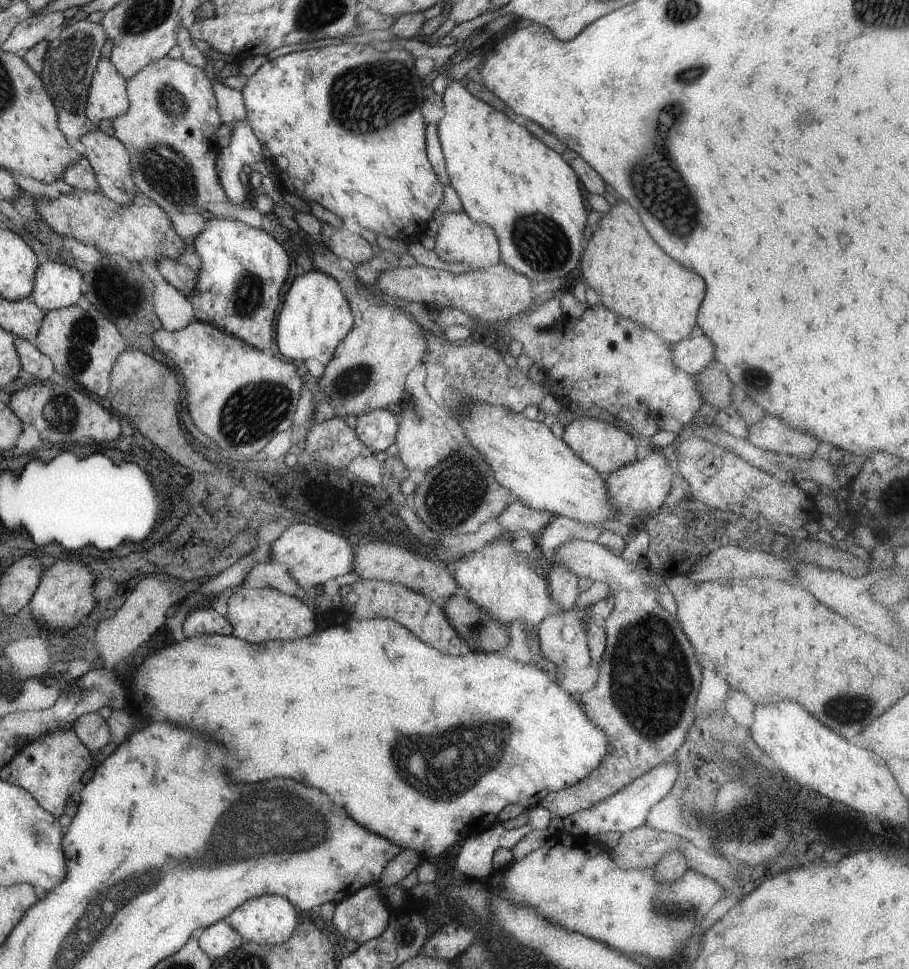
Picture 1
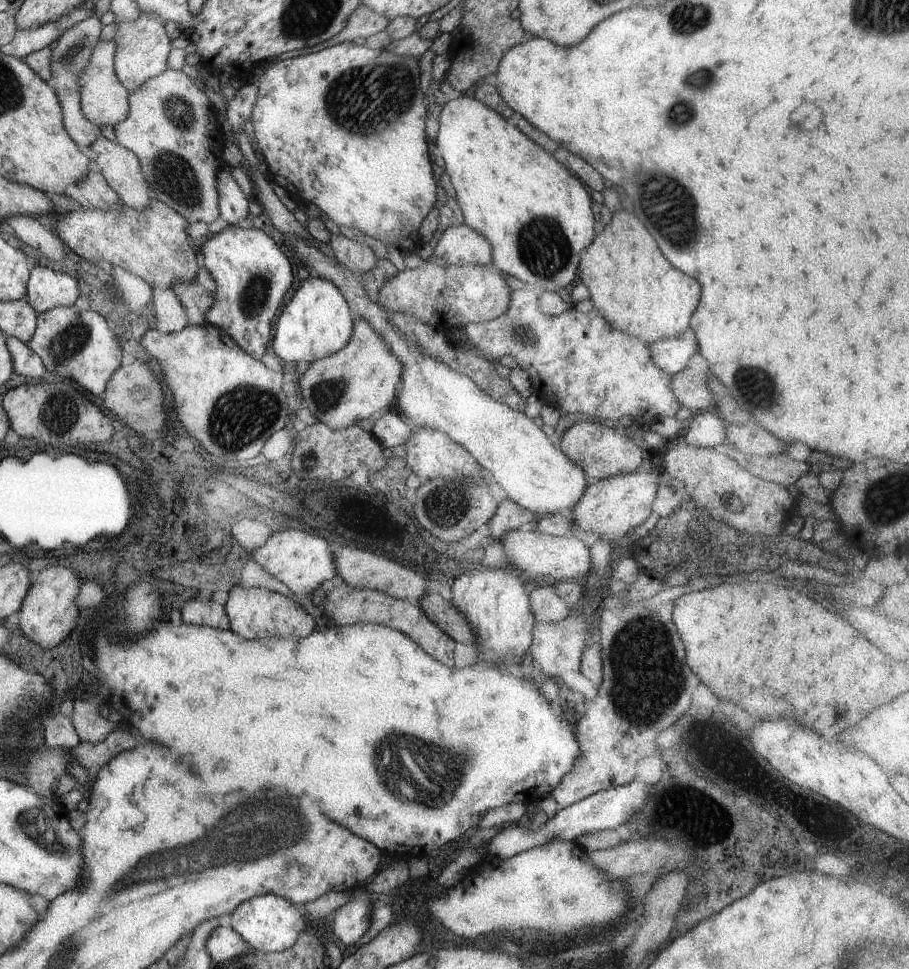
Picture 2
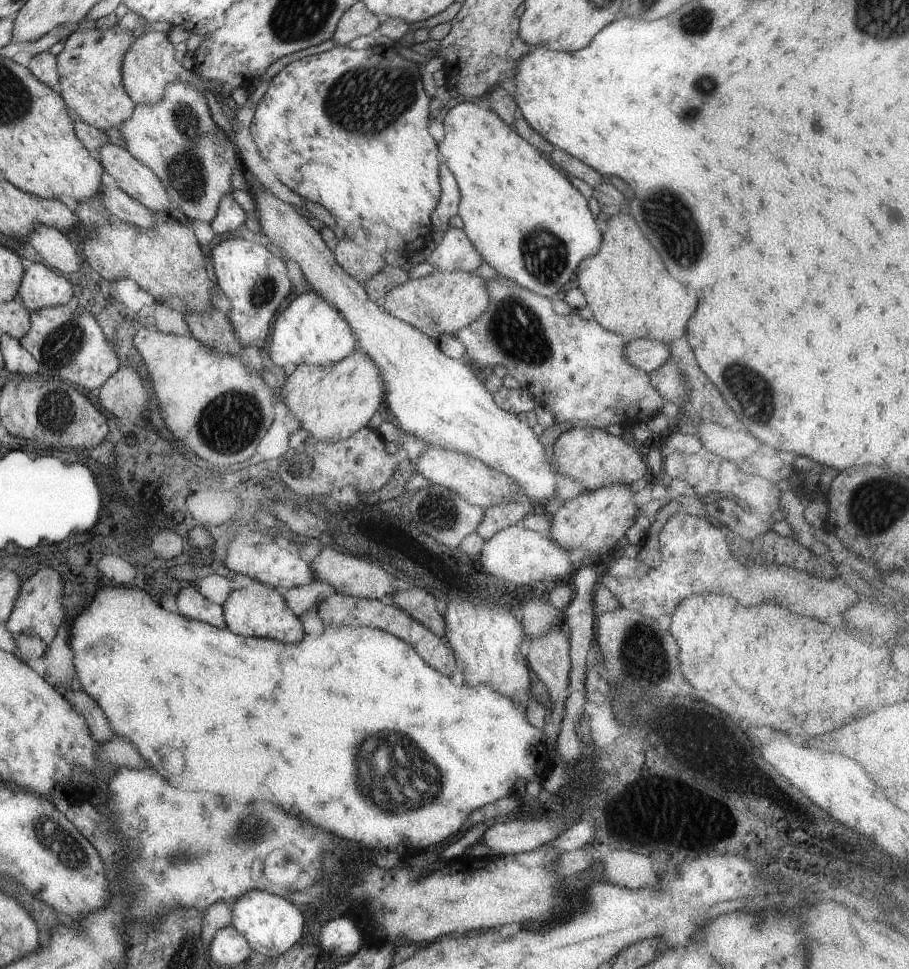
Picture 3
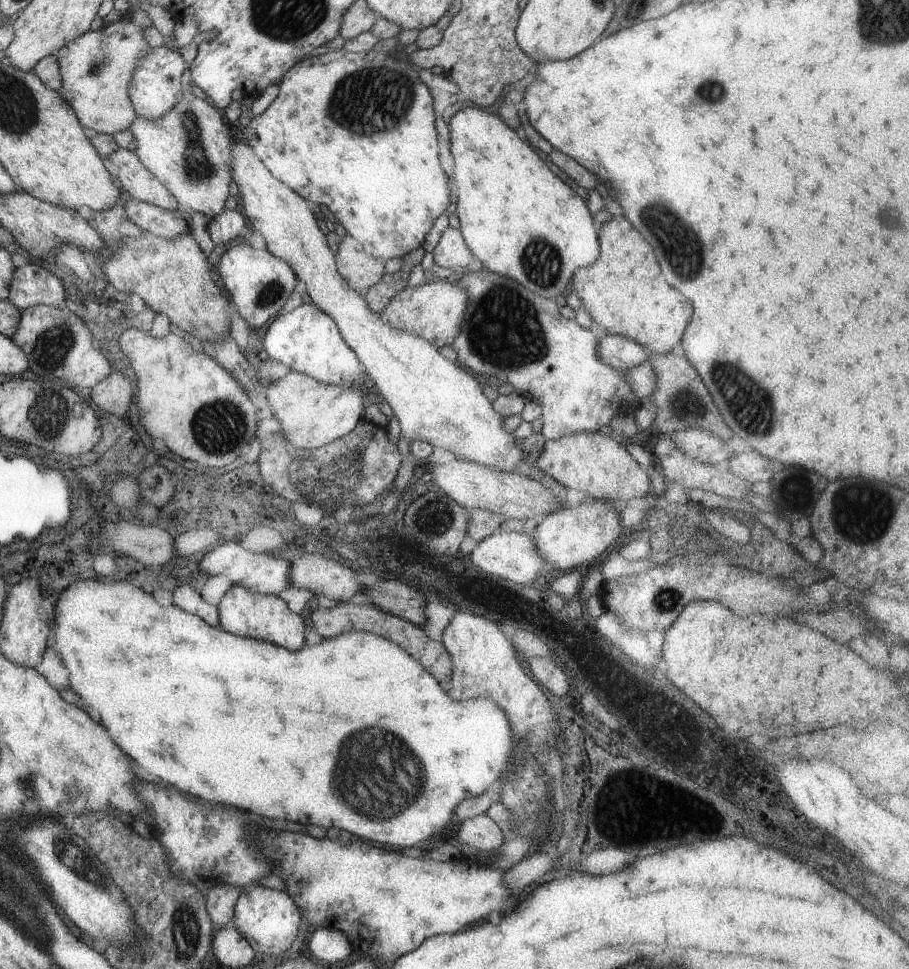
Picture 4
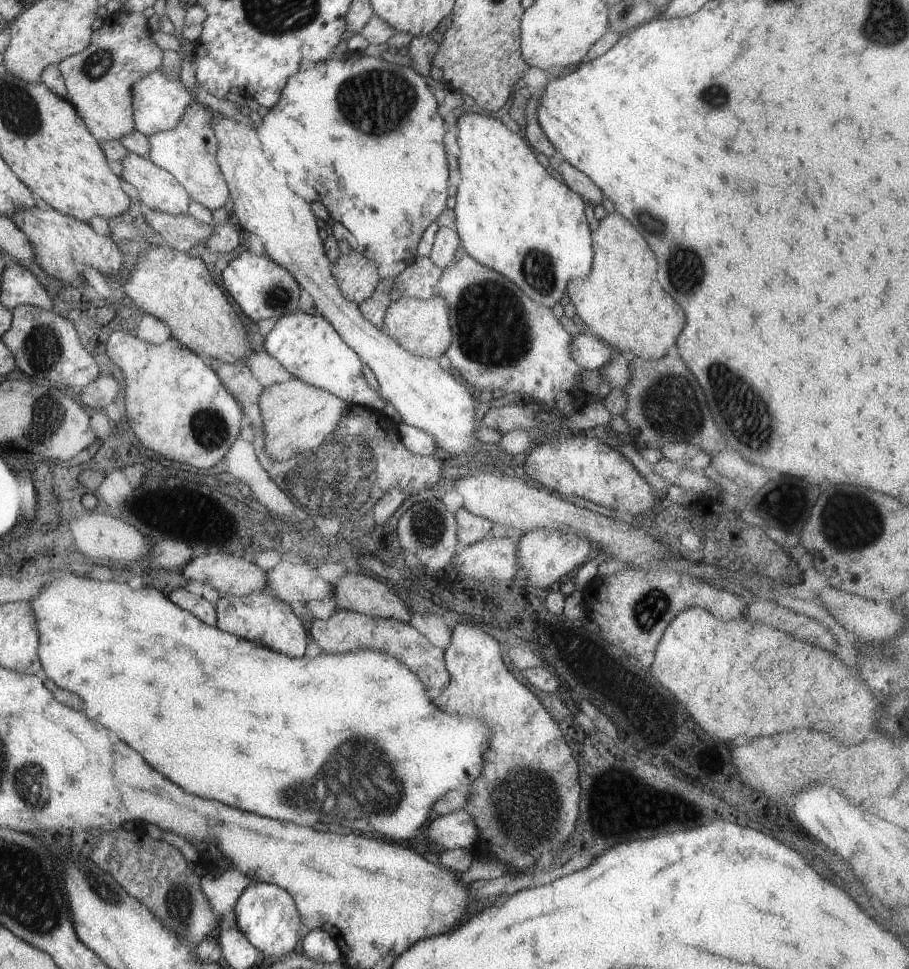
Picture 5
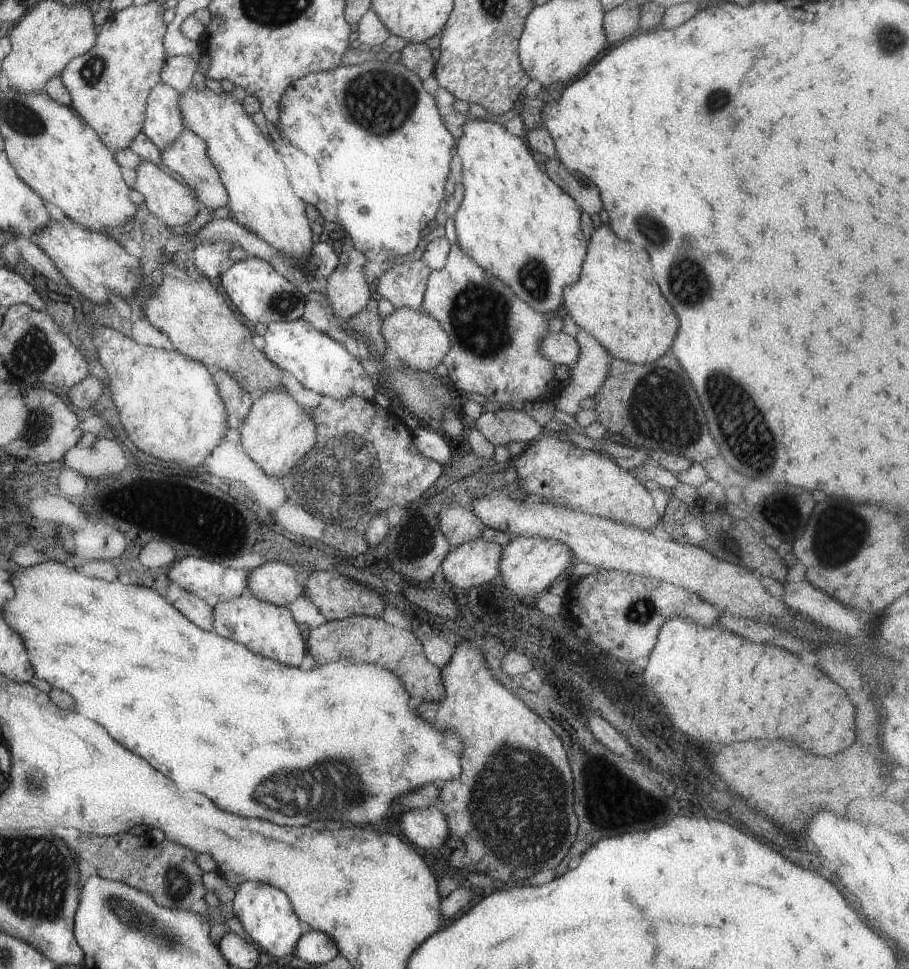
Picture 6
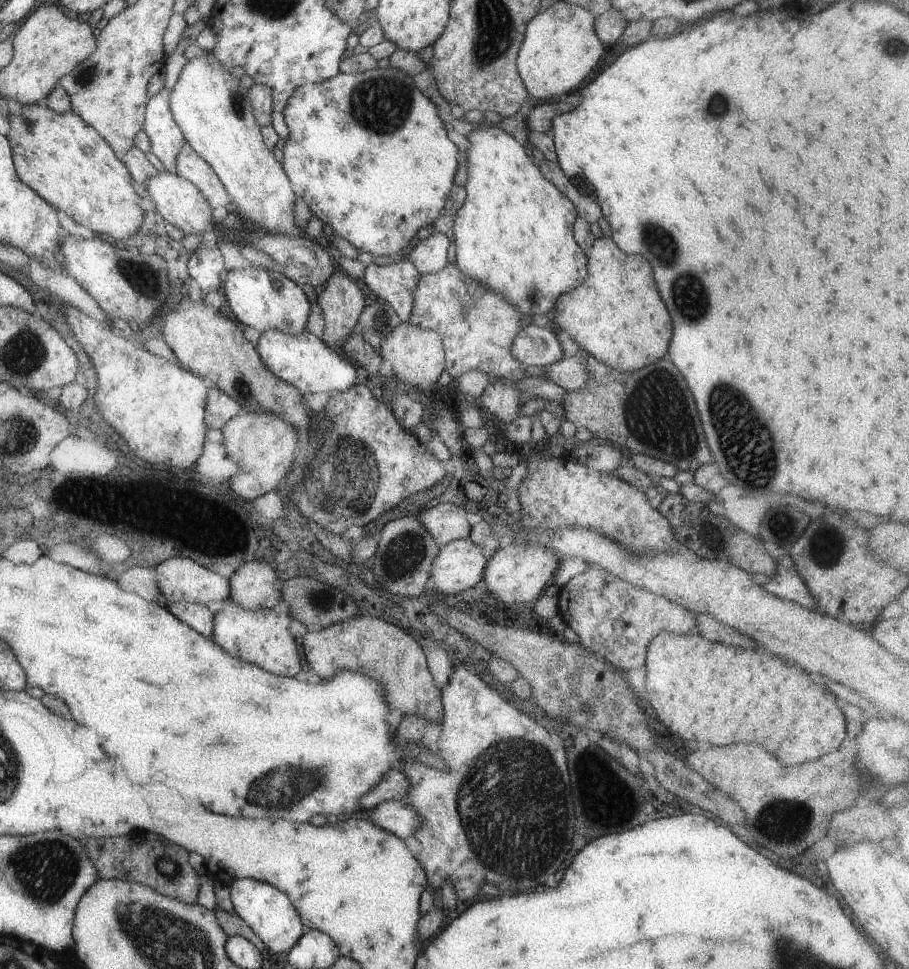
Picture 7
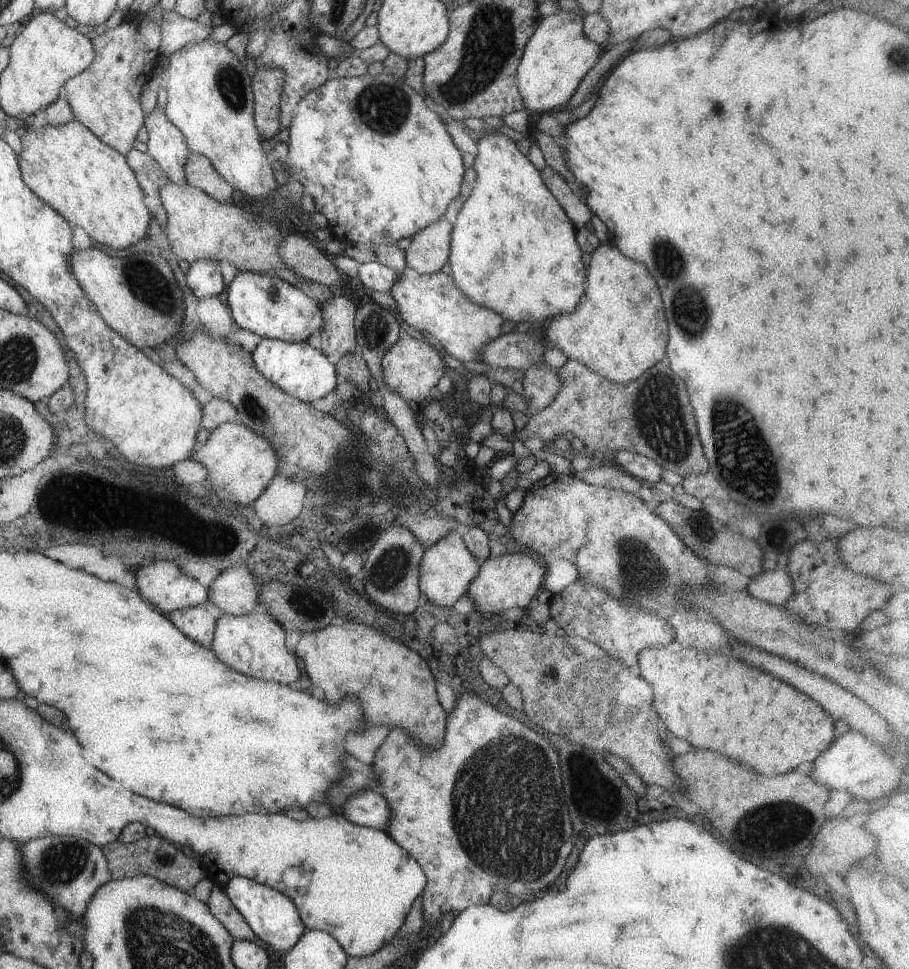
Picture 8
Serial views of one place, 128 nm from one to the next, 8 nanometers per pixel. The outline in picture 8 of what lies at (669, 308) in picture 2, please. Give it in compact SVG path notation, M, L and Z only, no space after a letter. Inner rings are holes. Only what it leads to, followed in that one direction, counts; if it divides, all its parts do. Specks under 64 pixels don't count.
M600 243L590 257L585 278L585 300L581 304L578 302L573 312L561 312L551 318L547 326L547 340L553 348L563 352L567 360L583 362L589 370L597 372L602 378L616 384L625 384L639 378L657 360L663 359L667 344L667 322L663 318L663 304L655 280L649 276L645 266L641 266L641 262L625 258L612 243Z

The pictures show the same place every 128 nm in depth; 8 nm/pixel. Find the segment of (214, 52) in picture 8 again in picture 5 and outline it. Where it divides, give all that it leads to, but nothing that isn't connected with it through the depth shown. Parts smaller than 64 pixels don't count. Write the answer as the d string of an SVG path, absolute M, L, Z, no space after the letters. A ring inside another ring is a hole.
M213 113L210 127L218 142L215 160L233 202L231 218L243 234L259 236L268 257L290 272L296 284L311 296L317 314L331 324L362 364L369 367L378 382L380 397L394 406L403 423L429 434L439 454L447 460L459 454L473 456L474 448L482 443L475 438L473 430L481 426L480 421L475 422L473 418L478 401L471 398L468 384L451 370L441 369L437 358L418 357L406 351L382 329L370 325L361 316L358 304L349 302L340 293L322 247L323 241L319 239L310 204L297 198L289 190L283 174L269 164L262 154L254 126Z

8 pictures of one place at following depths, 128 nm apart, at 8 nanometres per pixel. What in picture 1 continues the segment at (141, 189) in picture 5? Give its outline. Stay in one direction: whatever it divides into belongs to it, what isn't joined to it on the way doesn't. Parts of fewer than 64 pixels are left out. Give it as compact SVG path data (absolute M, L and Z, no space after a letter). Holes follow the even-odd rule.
M97 127L81 136L79 142L85 148L83 156L89 161L93 169L101 194L117 204L129 204L139 193L139 190L132 181L130 158L125 146L114 136L105 134Z

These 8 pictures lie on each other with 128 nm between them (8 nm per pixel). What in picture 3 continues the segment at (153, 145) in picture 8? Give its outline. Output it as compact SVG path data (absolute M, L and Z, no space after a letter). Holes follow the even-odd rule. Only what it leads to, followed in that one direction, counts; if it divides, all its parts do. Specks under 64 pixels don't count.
M143 28L143 36L134 39L129 45L126 53L123 55L121 63L122 83L127 96L133 101L133 104L153 105L160 102L164 86L167 83L190 83L197 91L209 89L218 90L218 82L207 82L199 80L197 76L189 69L182 68L175 59L173 59L173 46L163 31L151 32L149 28Z

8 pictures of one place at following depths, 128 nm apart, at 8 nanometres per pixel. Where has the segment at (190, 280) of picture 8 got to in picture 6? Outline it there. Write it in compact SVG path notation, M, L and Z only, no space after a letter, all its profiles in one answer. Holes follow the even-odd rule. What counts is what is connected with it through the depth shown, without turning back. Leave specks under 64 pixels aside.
M212 241L208 244L197 244L193 250L194 269L206 279L213 279L219 270L217 265L227 258L233 245L227 241Z

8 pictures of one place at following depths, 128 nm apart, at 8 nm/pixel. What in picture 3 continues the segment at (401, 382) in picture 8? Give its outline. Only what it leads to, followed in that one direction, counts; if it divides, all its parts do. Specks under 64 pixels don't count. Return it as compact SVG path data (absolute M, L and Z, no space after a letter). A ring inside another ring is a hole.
M435 270L424 278L409 279L395 285L382 296L380 305L387 314L419 329L437 342L443 334L455 336L486 309L489 300L486 286L486 280L472 277L468 272Z

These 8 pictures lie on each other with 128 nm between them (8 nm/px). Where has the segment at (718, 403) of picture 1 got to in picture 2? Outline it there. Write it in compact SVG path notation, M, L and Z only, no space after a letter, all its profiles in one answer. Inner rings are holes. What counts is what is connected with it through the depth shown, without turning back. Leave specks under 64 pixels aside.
M695 352L680 371L669 375L668 387L680 404L693 413L711 410L714 400L705 385L709 375L707 361Z

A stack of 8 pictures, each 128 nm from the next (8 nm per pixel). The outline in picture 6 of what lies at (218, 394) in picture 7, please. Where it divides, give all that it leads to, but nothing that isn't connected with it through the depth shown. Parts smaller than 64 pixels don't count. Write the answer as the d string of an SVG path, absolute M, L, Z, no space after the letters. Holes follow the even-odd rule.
M210 370L217 392L225 407L226 428L237 428L250 409L253 400L237 384L236 379L228 375L224 370Z

